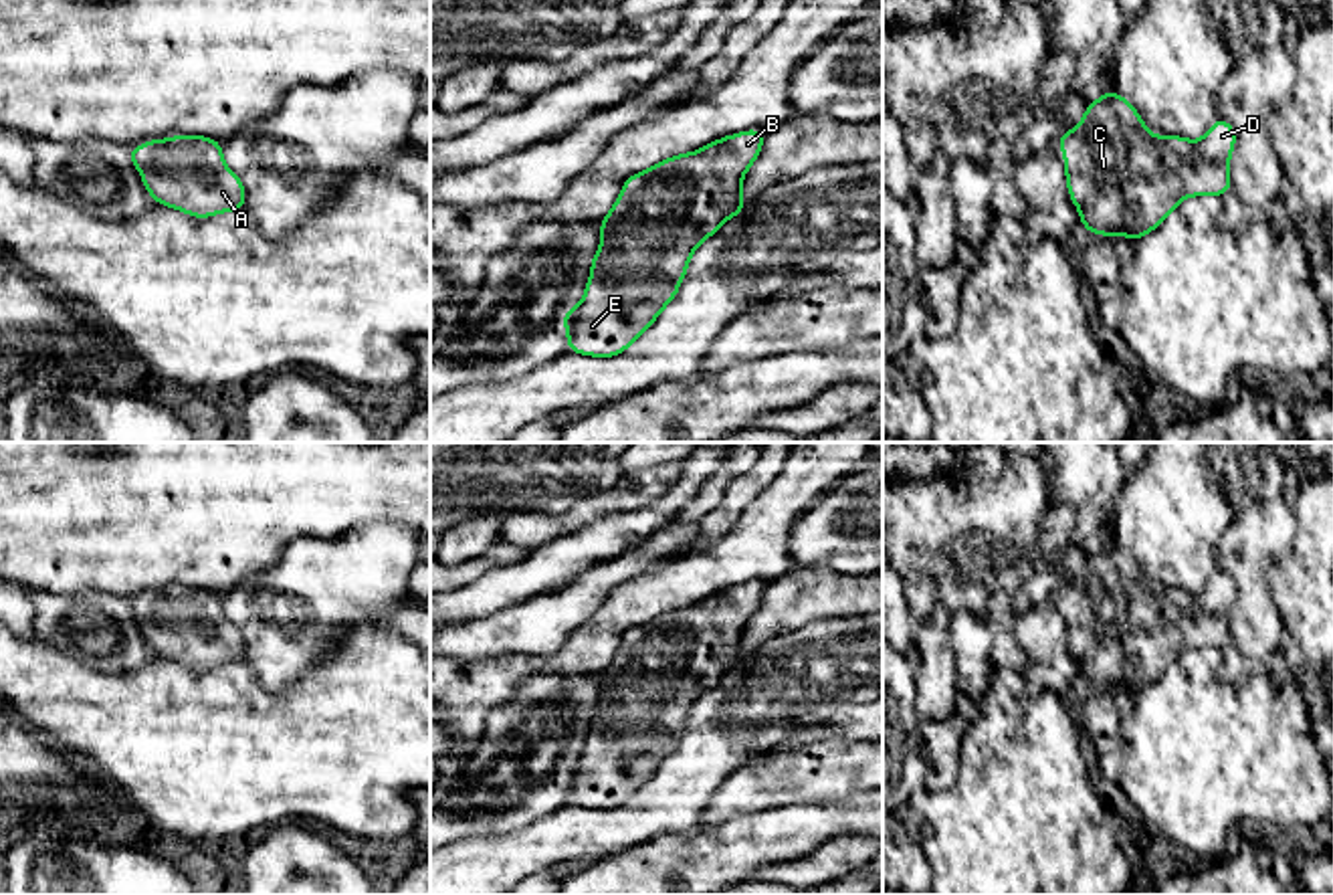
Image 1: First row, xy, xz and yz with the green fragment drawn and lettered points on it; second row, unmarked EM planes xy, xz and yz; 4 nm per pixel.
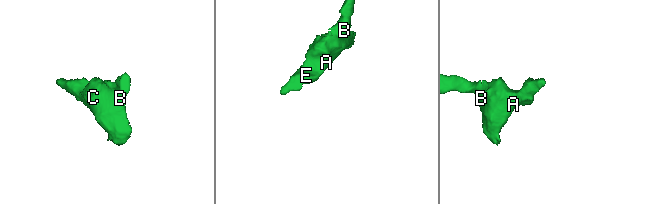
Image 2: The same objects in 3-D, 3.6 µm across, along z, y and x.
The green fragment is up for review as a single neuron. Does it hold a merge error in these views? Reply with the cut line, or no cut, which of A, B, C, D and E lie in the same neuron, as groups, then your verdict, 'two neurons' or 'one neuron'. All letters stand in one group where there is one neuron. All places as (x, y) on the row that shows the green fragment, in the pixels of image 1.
no cut; A B C D E; one neuron

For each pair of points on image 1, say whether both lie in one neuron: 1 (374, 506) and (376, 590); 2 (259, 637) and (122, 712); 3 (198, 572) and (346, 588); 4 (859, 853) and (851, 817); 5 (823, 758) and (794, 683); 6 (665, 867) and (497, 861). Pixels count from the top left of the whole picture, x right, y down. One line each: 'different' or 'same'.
1: different
2: different
3: different
4: different
5: different
6: different

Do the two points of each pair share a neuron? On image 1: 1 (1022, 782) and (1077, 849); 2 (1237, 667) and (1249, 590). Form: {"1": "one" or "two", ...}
{"1": "one", "2": "one"}

